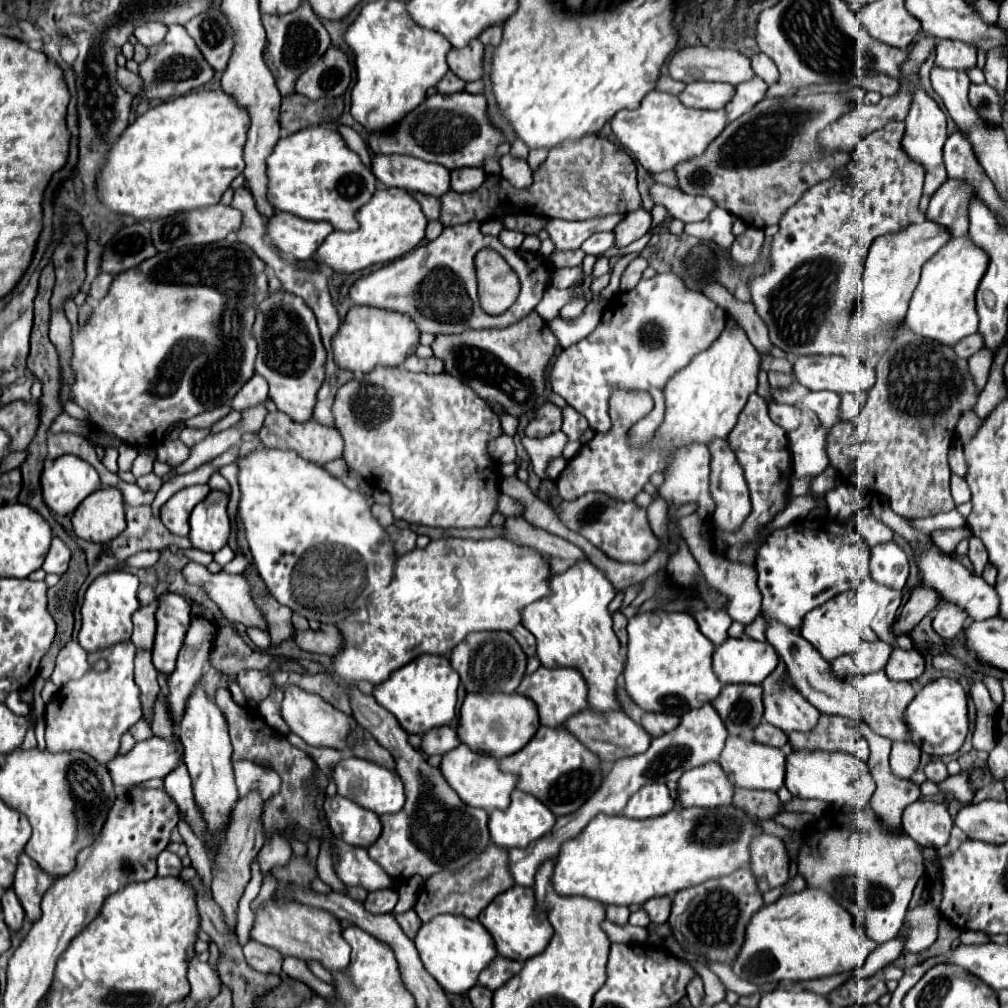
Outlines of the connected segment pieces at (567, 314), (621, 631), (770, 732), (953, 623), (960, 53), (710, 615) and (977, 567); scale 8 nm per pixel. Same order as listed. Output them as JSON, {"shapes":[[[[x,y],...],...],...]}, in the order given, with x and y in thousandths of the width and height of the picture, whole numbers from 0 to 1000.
{"shapes":[[[[567,299],[565,303],[558,305],[556,314],[558,316],[571,316],[571,314],[577,313],[577,309],[579,309],[579,299]]],[[[611,606],[611,608],[609,608],[609,628],[611,628],[611,632],[615,634],[615,644],[621,644],[621,638],[623,638],[621,618],[623,618],[623,614],[621,614],[615,606]]],[[[754,717],[748,723],[748,735],[756,739],[764,739],[764,741],[776,741],[782,735],[782,731],[774,723],[766,721],[764,717]]],[[[935,598],[929,606],[925,622],[929,628],[937,634],[946,634],[958,620],[960,608],[956,608],[954,602],[948,602],[946,598]]],[[[931,41],[927,64],[935,66],[935,68],[960,70],[960,68],[968,66],[968,51],[966,51],[966,47],[960,47],[958,43]]],[[[698,604],[692,606],[688,610],[694,626],[708,638],[708,640],[716,640],[722,634],[722,622],[726,618],[726,614],[722,612],[720,606],[716,604]]],[[[964,533],[964,535],[962,535],[960,553],[962,553],[964,561],[966,561],[966,568],[968,568],[968,570],[974,570],[974,566],[976,566],[976,561],[980,559],[980,549],[978,549],[978,543],[976,543],[976,539],[974,539],[970,533]]]]}

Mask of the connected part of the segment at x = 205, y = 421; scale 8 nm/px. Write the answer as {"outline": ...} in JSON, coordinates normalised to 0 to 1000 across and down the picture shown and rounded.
{"outline":[[[218,402],[218,404],[210,406],[210,408],[202,408],[202,410],[194,412],[194,414],[190,414],[190,416],[187,416],[185,422],[187,422],[187,424],[210,424],[210,422],[212,422],[216,416],[220,416],[226,408],[228,408],[226,402]]]}

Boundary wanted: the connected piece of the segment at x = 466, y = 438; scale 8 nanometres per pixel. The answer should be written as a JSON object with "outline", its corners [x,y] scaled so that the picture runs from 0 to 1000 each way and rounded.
{"outline":[[[375,364],[373,368],[361,372],[359,376],[351,376],[345,378],[343,382],[339,382],[333,390],[333,398],[331,398],[331,416],[333,416],[333,426],[337,428],[339,436],[341,436],[341,455],[345,459],[345,463],[349,463],[351,467],[355,467],[361,477],[377,487],[385,487],[389,491],[389,511],[393,515],[405,517],[405,519],[413,519],[413,521],[425,521],[425,523],[452,523],[452,525],[470,525],[470,523],[482,523],[486,511],[492,507],[492,495],[496,491],[494,487],[494,469],[492,469],[492,461],[486,457],[484,449],[482,449],[482,439],[486,436],[492,436],[494,432],[498,432],[496,426],[496,418],[494,412],[490,412],[490,408],[470,390],[464,388],[464,384],[460,384],[460,380],[456,380],[454,376],[448,376],[446,372],[421,372],[421,370],[407,370],[407,368],[397,368],[393,364]]]}

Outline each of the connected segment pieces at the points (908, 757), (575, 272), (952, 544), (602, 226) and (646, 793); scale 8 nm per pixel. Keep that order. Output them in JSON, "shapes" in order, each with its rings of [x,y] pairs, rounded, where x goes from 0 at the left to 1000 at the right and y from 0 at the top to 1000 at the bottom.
{"shapes":[[[[885,737],[885,747],[883,747],[883,761],[891,771],[903,773],[907,763],[911,761],[913,755],[913,743],[905,741],[905,737]]],[[[563,265],[563,267],[552,267],[552,271],[548,273],[548,283],[552,287],[562,287],[565,283],[569,283],[571,279],[579,277],[579,267],[577,265]]],[[[931,525],[925,529],[925,535],[927,535],[925,539],[931,541],[935,547],[944,549],[948,545],[950,537],[956,533],[962,533],[962,531],[964,531],[962,525]]],[[[601,213],[587,219],[560,219],[560,217],[542,217],[542,231],[550,239],[554,249],[569,249],[575,247],[575,243],[589,231],[595,229],[607,229],[611,225],[611,219],[615,219],[619,213]]],[[[645,777],[637,781],[631,789],[627,789],[617,809],[625,813],[645,813],[655,811],[665,803],[667,803],[667,791],[663,781],[659,777]]]]}

